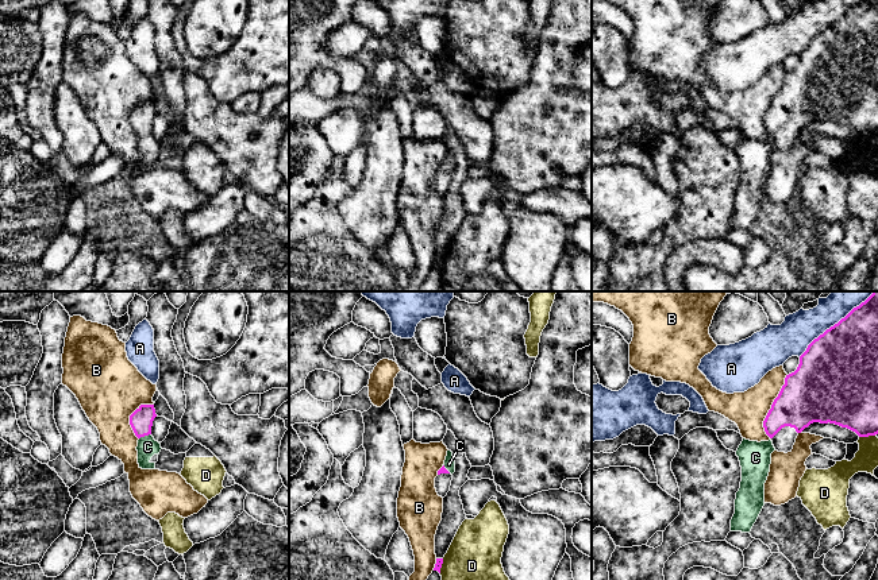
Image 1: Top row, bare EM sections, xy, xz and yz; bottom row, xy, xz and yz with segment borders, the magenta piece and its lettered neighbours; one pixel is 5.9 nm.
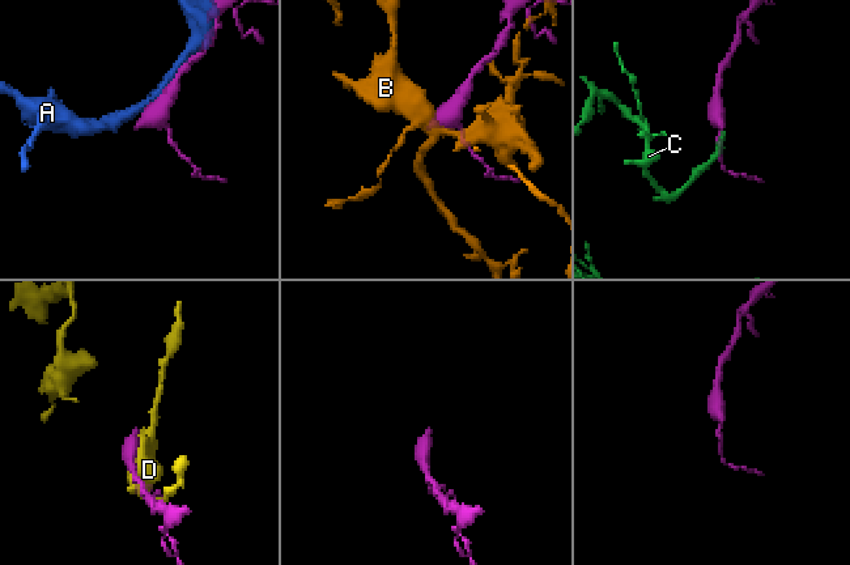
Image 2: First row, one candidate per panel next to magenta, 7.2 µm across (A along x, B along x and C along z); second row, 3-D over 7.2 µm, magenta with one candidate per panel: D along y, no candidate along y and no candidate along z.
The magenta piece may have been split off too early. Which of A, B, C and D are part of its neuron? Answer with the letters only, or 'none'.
C

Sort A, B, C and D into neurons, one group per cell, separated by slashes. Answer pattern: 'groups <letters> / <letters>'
groups A / B / C / D

